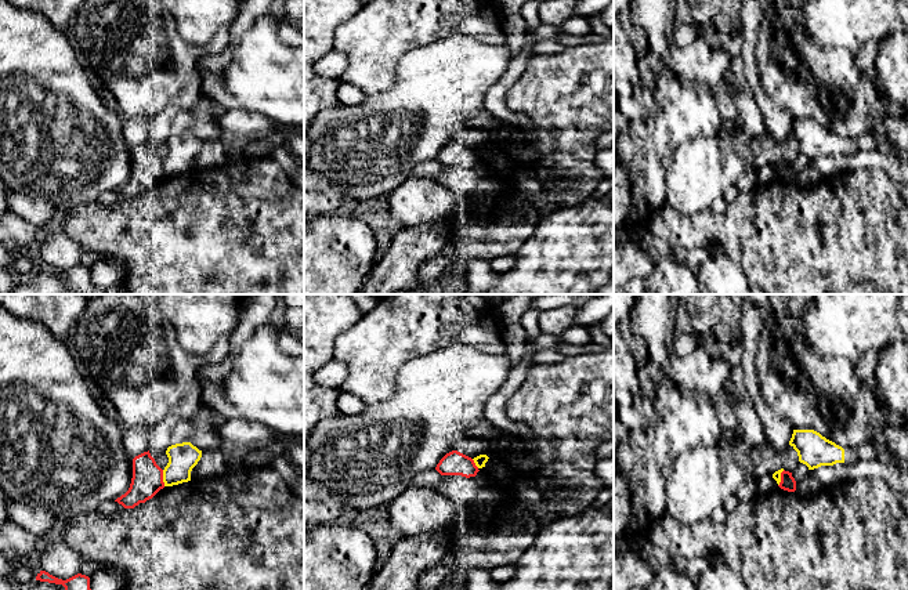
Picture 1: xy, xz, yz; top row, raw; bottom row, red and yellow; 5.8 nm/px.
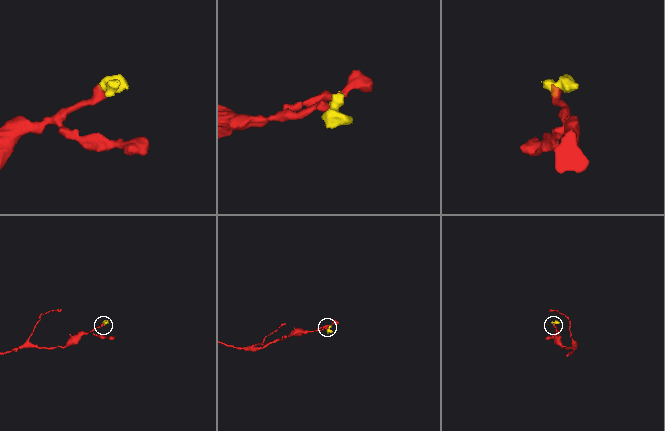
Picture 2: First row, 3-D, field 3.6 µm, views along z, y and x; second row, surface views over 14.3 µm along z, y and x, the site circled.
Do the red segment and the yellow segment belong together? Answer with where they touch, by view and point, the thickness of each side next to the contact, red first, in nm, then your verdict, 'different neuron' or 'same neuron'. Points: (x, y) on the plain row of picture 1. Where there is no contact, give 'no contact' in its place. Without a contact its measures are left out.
xy (162, 169) | 180/170 nm | different neuron

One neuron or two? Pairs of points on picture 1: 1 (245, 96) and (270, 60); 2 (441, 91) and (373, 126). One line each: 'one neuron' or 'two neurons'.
1: one neuron
2: one neuron

